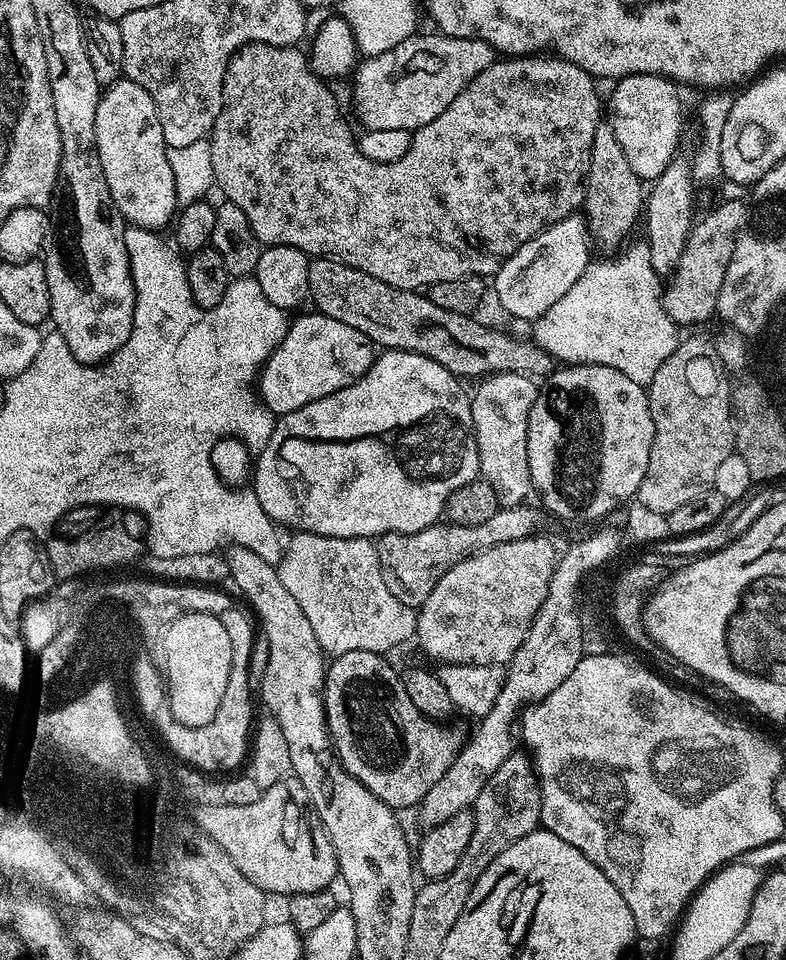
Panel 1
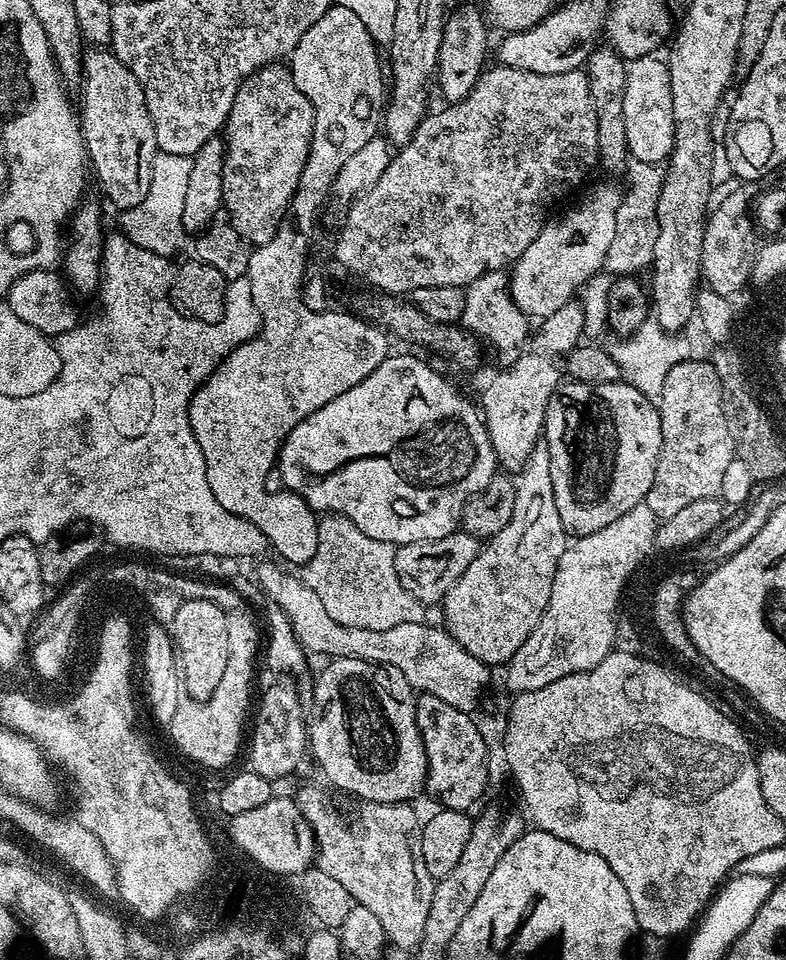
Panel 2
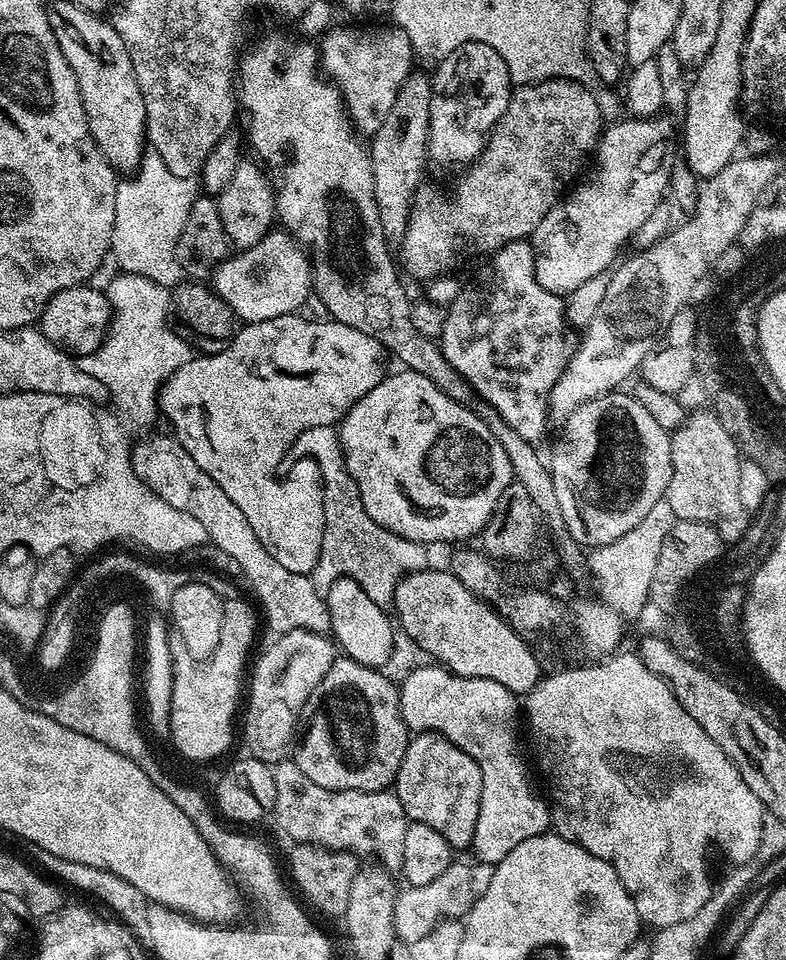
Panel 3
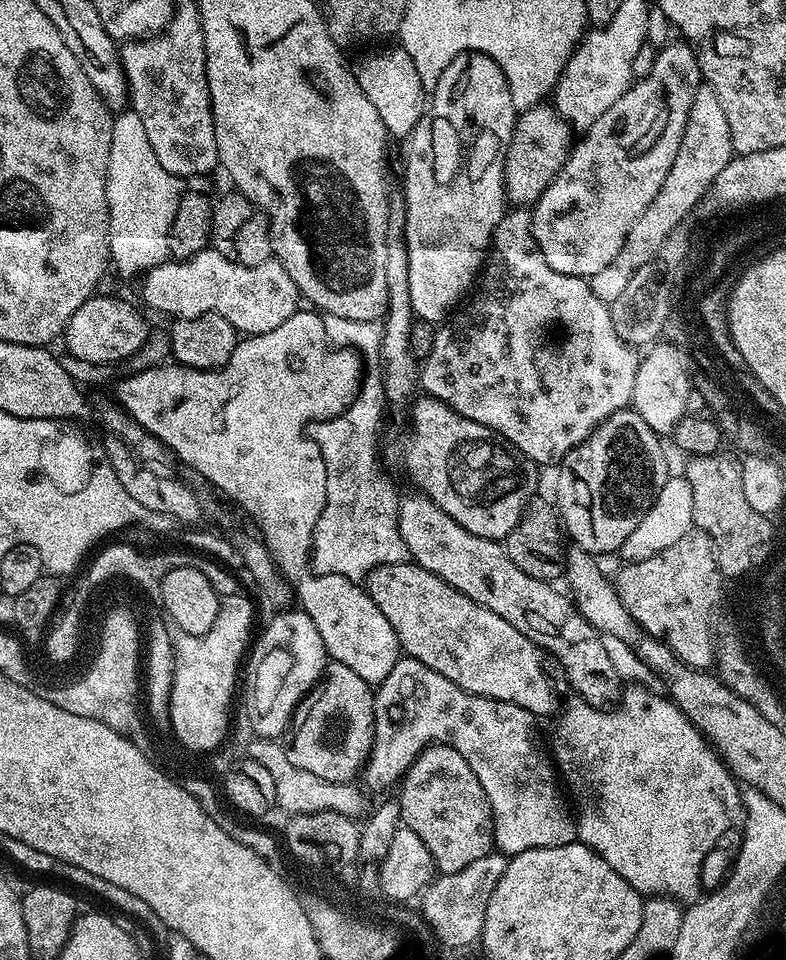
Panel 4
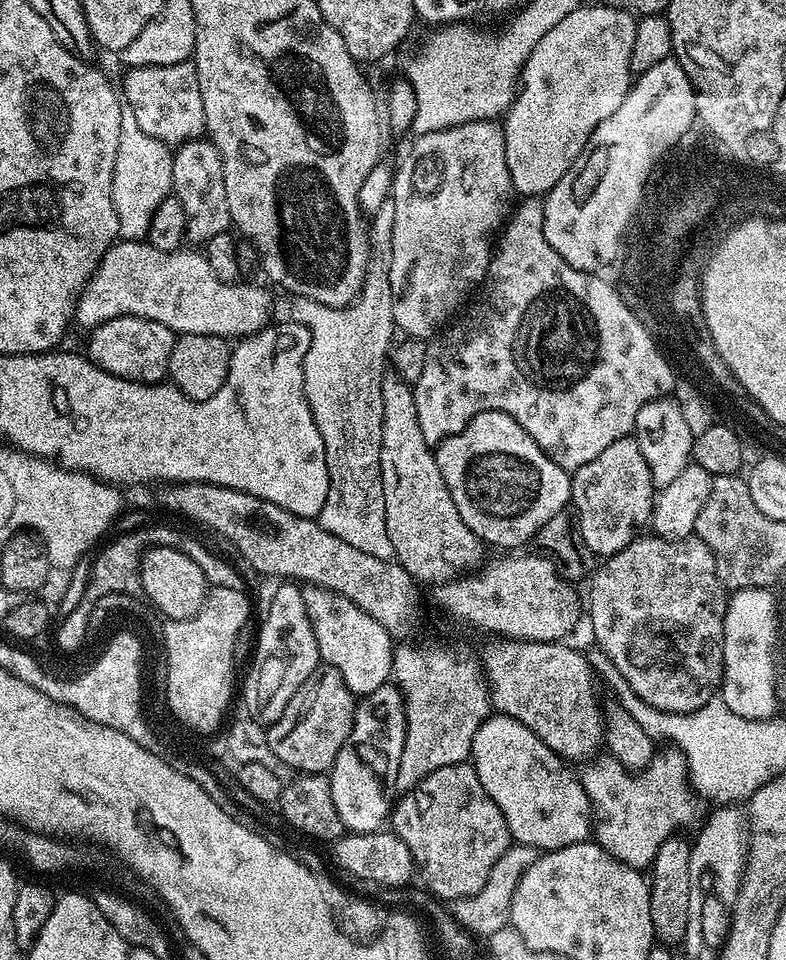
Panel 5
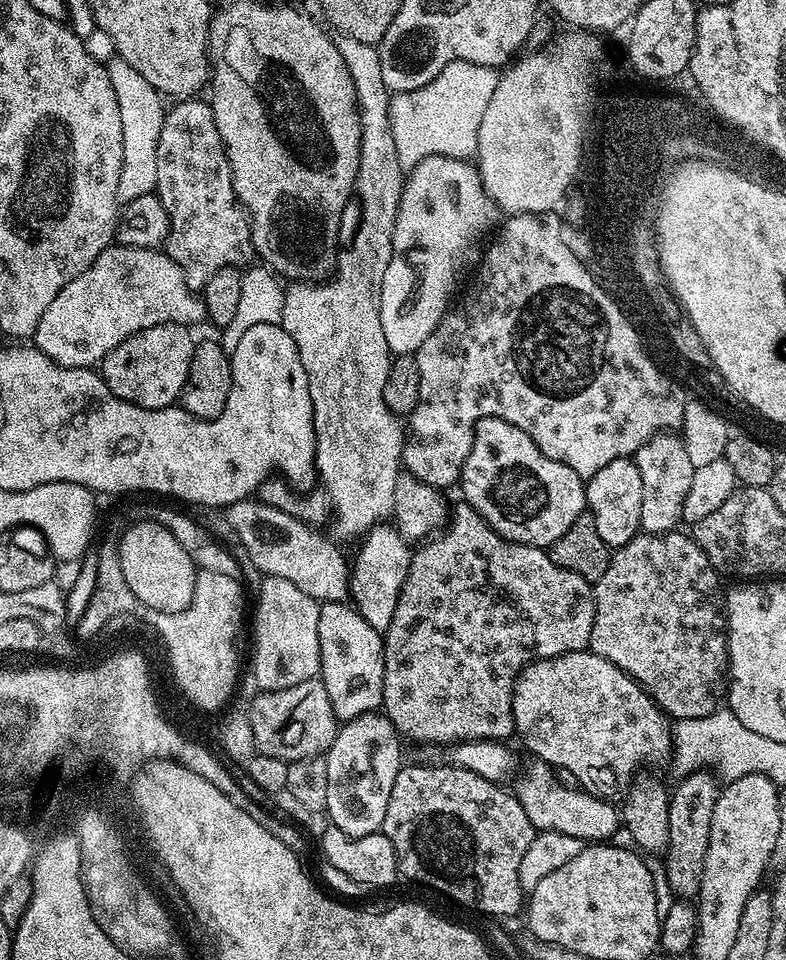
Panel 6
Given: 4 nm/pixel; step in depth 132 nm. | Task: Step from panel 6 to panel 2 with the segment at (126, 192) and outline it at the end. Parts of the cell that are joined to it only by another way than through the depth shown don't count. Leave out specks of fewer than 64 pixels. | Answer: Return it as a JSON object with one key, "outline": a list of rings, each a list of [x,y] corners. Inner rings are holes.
{"outline":[[[157,151],[154,158],[154,178],[150,182],[150,194],[146,194],[144,203],[140,205],[139,214],[124,214],[120,220],[123,235],[134,242],[142,250],[150,250],[159,256],[169,258],[180,248],[180,243],[186,239],[182,224],[182,205],[186,199],[186,186],[189,185],[192,161],[189,157],[178,154],[166,154]]]}

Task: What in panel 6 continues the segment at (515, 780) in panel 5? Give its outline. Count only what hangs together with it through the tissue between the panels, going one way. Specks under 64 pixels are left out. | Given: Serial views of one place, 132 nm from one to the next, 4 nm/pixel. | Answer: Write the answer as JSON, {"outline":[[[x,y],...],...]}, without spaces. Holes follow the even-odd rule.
{"outline":[[[533,759],[531,763],[532,777],[522,777],[514,787],[514,795],[518,802],[522,802],[522,810],[526,810],[526,818],[530,818],[537,832],[558,830],[558,834],[571,834],[585,842],[608,842],[615,837],[612,835],[616,827],[619,829],[622,824],[622,816],[615,803],[592,796],[571,783],[563,784],[552,765],[543,760]]]}

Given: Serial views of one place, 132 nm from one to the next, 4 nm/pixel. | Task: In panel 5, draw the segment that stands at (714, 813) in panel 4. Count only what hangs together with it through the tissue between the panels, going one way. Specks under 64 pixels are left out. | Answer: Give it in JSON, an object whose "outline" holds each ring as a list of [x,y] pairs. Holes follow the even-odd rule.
{"outline":[[[668,746],[665,752],[657,751],[645,768],[638,772],[629,772],[609,754],[600,754],[587,761],[584,769],[579,769],[580,784],[586,790],[586,798],[592,803],[594,817],[594,840],[600,847],[605,848],[611,856],[626,862],[632,868],[647,869],[652,859],[658,854],[662,842],[670,836],[675,836],[680,828],[695,829],[701,823],[700,804],[695,792],[692,791],[692,782],[688,779],[688,763],[684,760],[680,749]]]}

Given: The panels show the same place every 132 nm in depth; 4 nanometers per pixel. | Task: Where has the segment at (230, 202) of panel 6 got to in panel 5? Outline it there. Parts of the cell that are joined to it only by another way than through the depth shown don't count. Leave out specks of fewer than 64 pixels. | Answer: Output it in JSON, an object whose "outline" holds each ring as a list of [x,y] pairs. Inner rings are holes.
{"outline":[[[187,140],[173,151],[171,195],[176,196],[178,202],[182,202],[182,210],[186,210],[189,241],[197,240],[197,245],[203,246],[214,234],[229,231],[232,219],[226,202],[226,178],[222,178],[222,158],[211,140]]]}

